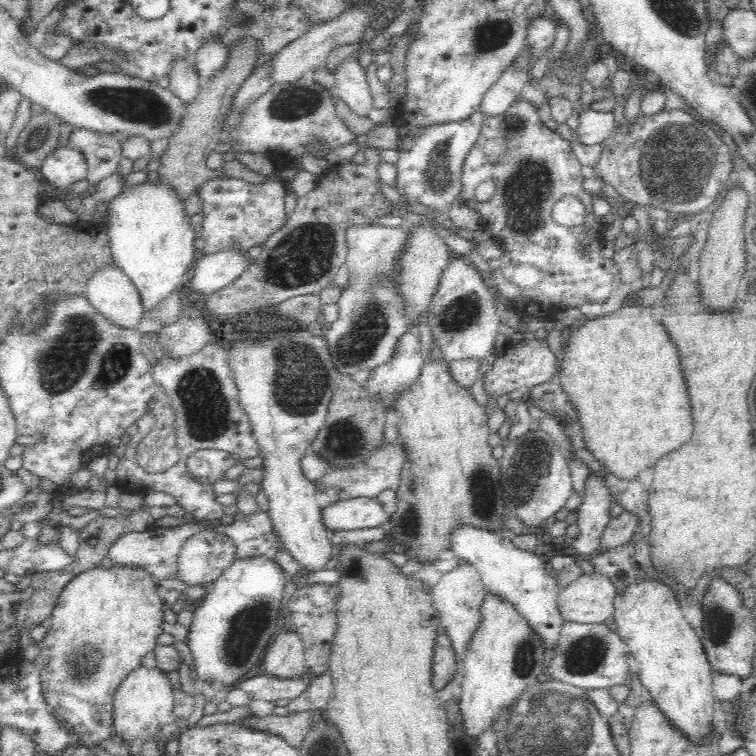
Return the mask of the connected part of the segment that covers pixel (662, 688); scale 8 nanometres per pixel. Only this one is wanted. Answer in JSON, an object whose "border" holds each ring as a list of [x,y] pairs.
{"border":[[[641,579],[640,581],[635,581],[631,586],[628,586],[626,589],[622,591],[622,594],[616,595],[614,604],[615,611],[613,614],[614,617],[614,627],[617,633],[621,636],[621,640],[626,644],[628,651],[632,658],[636,660],[639,664],[639,671],[637,672],[637,676],[641,681],[641,686],[643,689],[648,690],[651,696],[651,699],[660,707],[660,710],[663,710],[664,714],[667,714],[667,717],[688,737],[692,740],[700,740],[708,730],[710,730],[710,724],[712,724],[712,720],[715,718],[714,716],[714,708],[713,708],[713,700],[712,700],[712,670],[711,664],[709,663],[708,656],[706,650],[704,649],[704,645],[702,645],[702,640],[696,635],[696,631],[694,631],[694,627],[686,621],[686,617],[682,613],[680,609],[680,605],[678,605],[678,600],[676,600],[676,596],[674,596],[674,592],[672,592],[673,588],[670,587],[667,583],[662,581],[658,581],[657,579]]]}

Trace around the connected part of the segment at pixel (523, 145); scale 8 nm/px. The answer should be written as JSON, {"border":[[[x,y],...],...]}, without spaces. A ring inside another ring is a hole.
{"border":[[[518,100],[520,102],[514,102],[503,114],[485,116],[480,136],[466,154],[462,166],[459,198],[480,214],[482,224],[492,232],[498,243],[508,244],[510,254],[504,256],[504,266],[534,266],[542,272],[542,280],[534,290],[518,288],[512,279],[504,278],[501,267],[483,278],[488,287],[502,290],[504,296],[514,302],[514,308],[532,308],[532,312],[526,314],[542,314],[538,312],[540,304],[562,304],[568,308],[580,307],[587,302],[606,302],[622,283],[621,274],[614,261],[604,260],[600,254],[605,227],[594,215],[592,196],[582,189],[584,179],[580,162],[573,153],[571,142],[542,123],[538,107],[529,100]],[[487,180],[494,180],[496,190],[489,200],[477,201],[475,189]],[[566,194],[575,194],[586,207],[585,221],[572,230],[562,228],[551,215],[554,204]],[[583,237],[590,243],[592,256],[586,252],[572,252],[578,239]]]}

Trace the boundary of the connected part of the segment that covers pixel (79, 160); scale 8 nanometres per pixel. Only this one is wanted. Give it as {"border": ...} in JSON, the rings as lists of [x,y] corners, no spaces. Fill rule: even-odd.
{"border":[[[65,144],[56,146],[41,165],[44,179],[57,190],[68,190],[71,185],[87,179],[87,158],[76,146]]]}

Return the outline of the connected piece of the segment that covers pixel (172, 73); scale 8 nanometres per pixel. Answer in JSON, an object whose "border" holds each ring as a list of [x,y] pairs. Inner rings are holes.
{"border":[[[175,57],[169,69],[169,90],[186,105],[196,99],[201,80],[192,58]]]}

